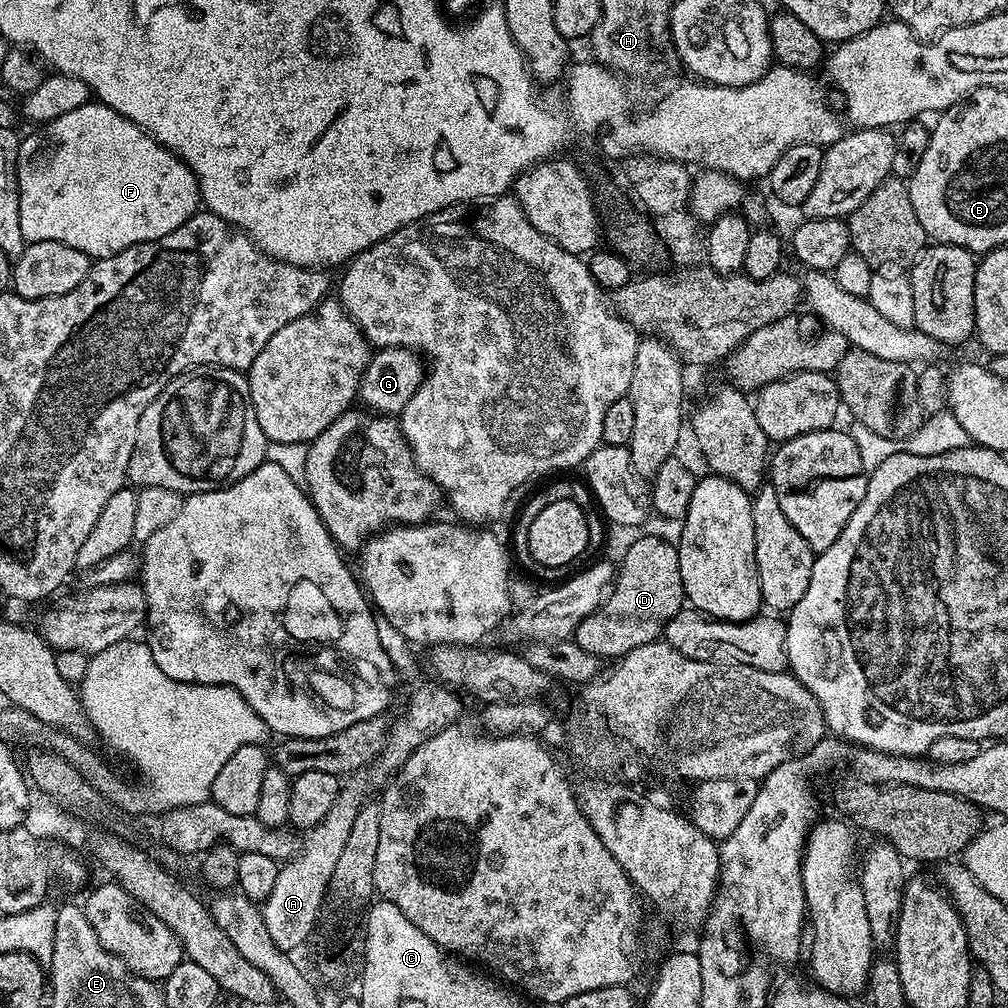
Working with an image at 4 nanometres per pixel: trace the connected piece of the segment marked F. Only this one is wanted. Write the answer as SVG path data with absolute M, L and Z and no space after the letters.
M89 102L78 106L78 110L70 110L70 114L62 114L32 131L36 132L30 133L25 140L21 139L16 150L16 188L20 192L20 225L22 238L29 244L62 242L66 246L74 246L74 250L82 250L91 256L93 261L105 260L130 246L157 240L178 230L178 226L185 224L191 216L195 216L201 207L200 181L188 169L186 162L179 160L170 149L162 147L149 132L143 132L138 125L130 122L120 112L115 112L110 106Z

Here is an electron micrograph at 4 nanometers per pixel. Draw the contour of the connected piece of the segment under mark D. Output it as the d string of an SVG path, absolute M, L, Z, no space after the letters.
M640 536L624 552L624 561L614 576L614 583L599 608L577 626L574 639L578 646L601 658L622 658L638 646L661 639L664 628L685 607L686 597L678 547L660 536Z

